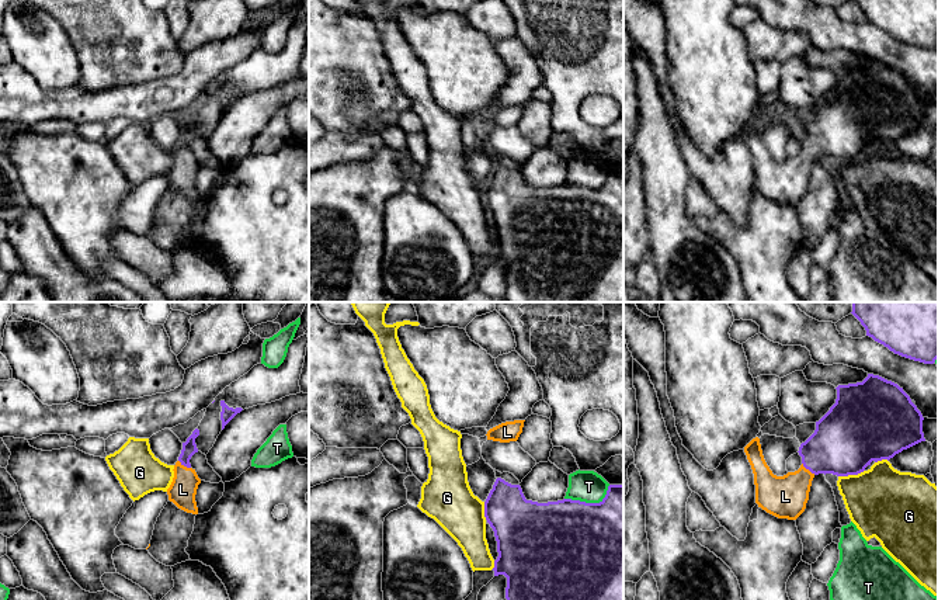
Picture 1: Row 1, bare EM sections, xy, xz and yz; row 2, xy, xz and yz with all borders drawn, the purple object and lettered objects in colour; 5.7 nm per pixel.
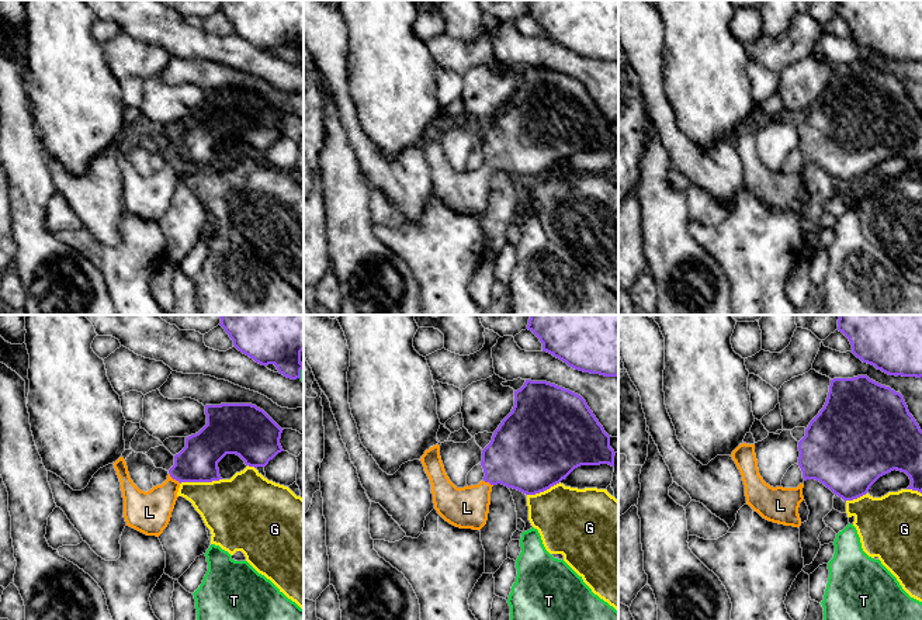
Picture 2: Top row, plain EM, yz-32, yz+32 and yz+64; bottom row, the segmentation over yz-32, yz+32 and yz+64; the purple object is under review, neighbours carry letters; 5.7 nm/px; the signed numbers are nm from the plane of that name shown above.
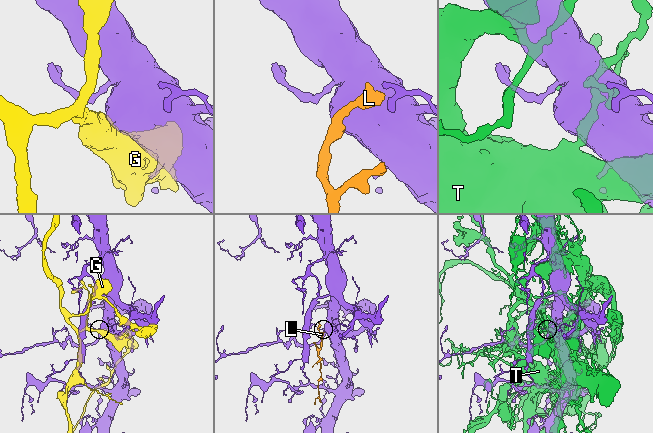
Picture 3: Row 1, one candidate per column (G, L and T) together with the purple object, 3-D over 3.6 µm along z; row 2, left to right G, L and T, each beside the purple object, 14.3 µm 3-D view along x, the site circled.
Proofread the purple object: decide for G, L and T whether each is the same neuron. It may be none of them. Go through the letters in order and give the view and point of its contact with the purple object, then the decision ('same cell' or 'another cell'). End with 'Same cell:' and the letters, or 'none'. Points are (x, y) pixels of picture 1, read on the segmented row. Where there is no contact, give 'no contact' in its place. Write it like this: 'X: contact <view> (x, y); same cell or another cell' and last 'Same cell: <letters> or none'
G: contact yz (851, 474); another cell
L: contact yz (808, 468); same cell
T: contact xz (590, 503); another cell
Same cell: L

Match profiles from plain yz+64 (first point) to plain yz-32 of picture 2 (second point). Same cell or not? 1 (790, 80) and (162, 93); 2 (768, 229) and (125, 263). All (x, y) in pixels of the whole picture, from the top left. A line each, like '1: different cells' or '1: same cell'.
1: same cell
2: same cell

